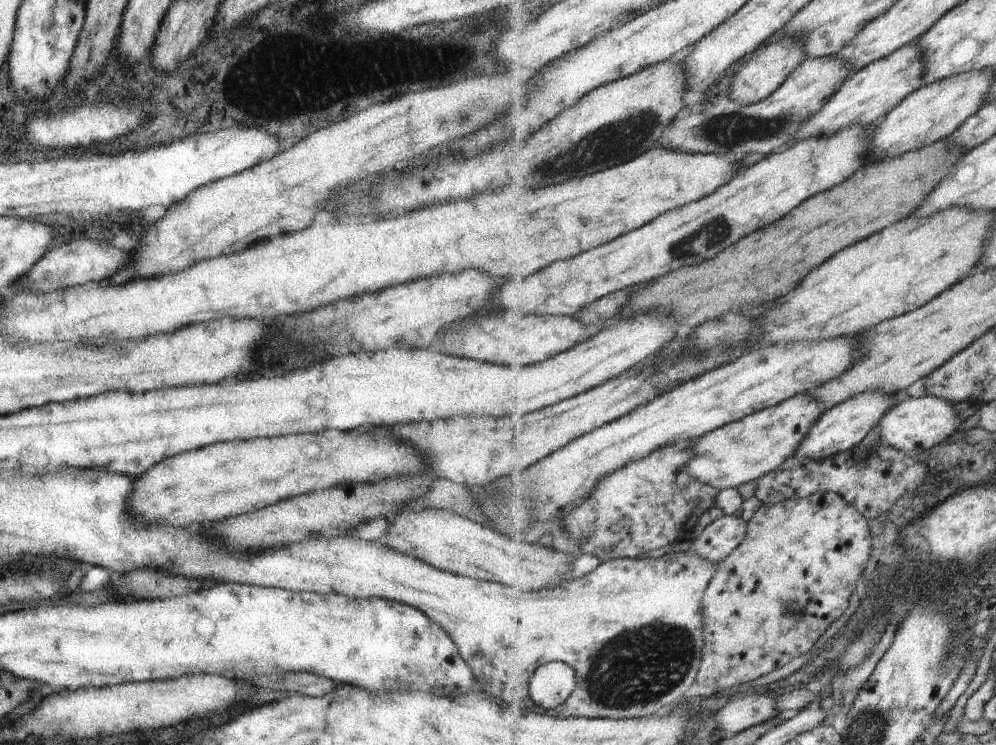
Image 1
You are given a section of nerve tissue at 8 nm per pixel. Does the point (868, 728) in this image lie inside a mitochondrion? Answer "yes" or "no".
yes

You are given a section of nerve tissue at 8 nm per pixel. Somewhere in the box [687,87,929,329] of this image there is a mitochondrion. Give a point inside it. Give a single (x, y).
(730, 130)

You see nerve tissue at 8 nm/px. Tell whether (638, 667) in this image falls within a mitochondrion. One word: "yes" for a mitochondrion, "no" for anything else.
yes

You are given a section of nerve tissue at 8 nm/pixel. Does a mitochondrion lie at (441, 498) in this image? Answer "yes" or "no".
no

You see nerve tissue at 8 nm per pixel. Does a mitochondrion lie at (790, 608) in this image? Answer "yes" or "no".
yes

